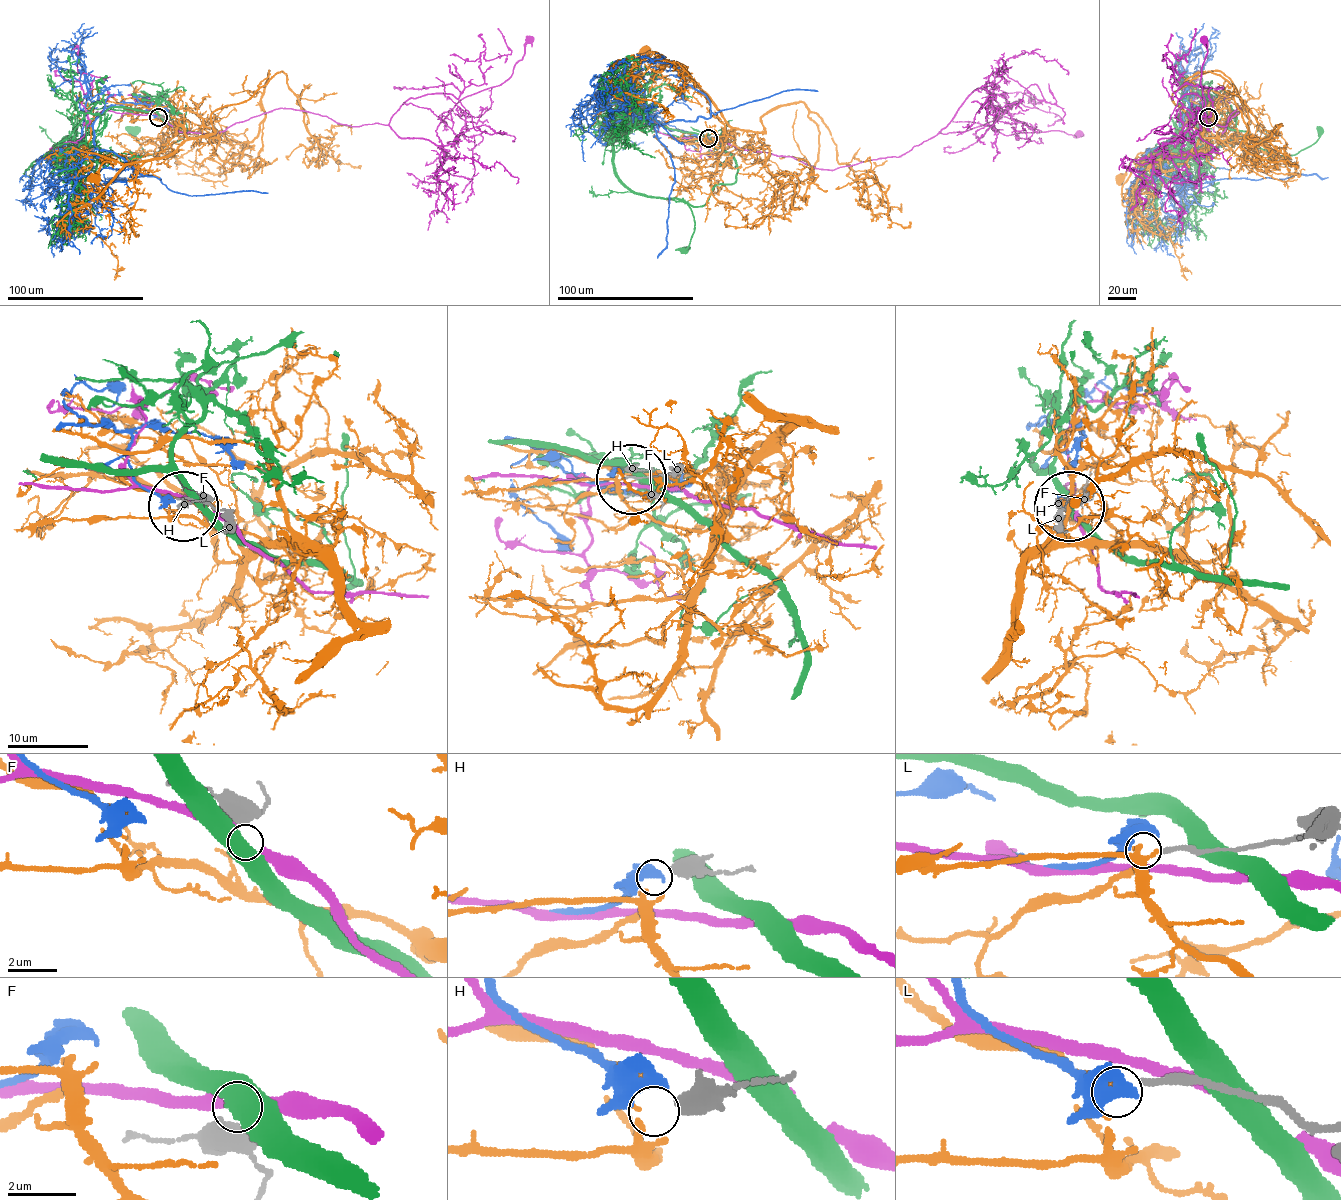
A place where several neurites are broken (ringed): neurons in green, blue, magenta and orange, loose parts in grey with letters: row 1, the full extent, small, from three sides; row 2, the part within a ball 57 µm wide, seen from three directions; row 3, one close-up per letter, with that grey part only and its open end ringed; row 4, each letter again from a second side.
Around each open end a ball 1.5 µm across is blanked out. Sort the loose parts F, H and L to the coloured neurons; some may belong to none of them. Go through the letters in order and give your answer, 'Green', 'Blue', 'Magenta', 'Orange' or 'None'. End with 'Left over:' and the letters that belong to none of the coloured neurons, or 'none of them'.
F: None
H: Orange
L: Blue
Left over: F

